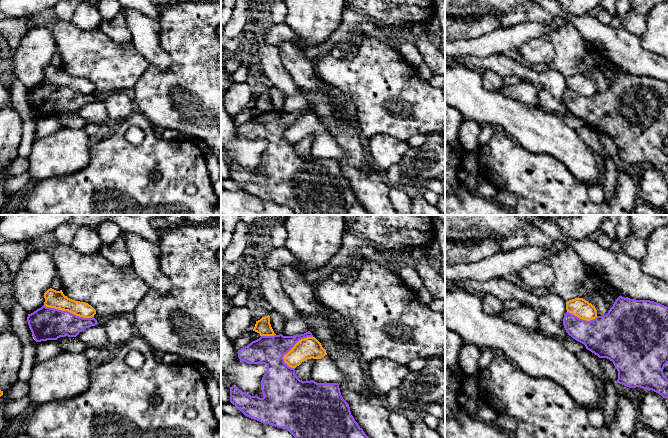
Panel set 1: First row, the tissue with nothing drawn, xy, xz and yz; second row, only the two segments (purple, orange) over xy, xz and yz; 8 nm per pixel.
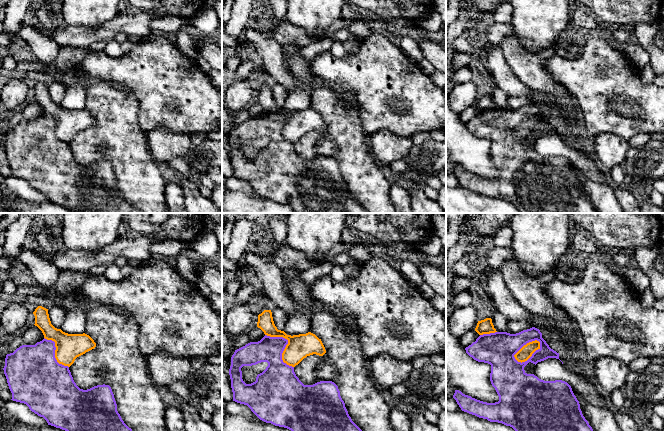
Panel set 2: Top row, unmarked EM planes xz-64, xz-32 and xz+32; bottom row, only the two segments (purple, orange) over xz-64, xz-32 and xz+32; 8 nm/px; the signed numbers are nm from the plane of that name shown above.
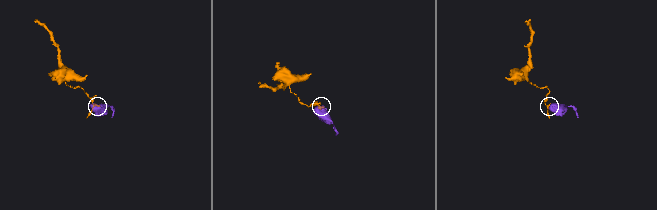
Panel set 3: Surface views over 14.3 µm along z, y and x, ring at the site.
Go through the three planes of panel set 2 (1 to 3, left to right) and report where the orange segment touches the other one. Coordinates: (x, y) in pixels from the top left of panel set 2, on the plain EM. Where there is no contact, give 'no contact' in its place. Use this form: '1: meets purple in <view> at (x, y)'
1: meets purple in xz-64 at (54, 128)
2: meets purple in xz-32 at (286, 120)
3: meets purple in xz+32 at (526, 119)

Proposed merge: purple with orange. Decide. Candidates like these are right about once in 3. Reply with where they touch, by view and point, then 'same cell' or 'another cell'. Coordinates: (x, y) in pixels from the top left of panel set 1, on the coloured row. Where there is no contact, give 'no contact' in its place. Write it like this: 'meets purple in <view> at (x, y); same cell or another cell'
meets purple in xy at (69, 312); another cell

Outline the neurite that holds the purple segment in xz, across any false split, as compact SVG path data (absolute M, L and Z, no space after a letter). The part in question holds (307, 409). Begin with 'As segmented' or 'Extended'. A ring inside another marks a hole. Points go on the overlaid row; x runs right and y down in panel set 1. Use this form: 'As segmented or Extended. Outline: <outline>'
As segmented. Outline: M310 331L295 335L261 336L249 345L238 350L238 358L248 364L265 364L267 371L261 380L261 390L264 397L251 396L236 386L230 387L230 402L245 416L263 424L287 429L295 438L369 438L351 415L349 404L343 399L338 383L317 383L313 380L302 381L295 374L295 368L284 362L284 355L301 339L312 337Z

